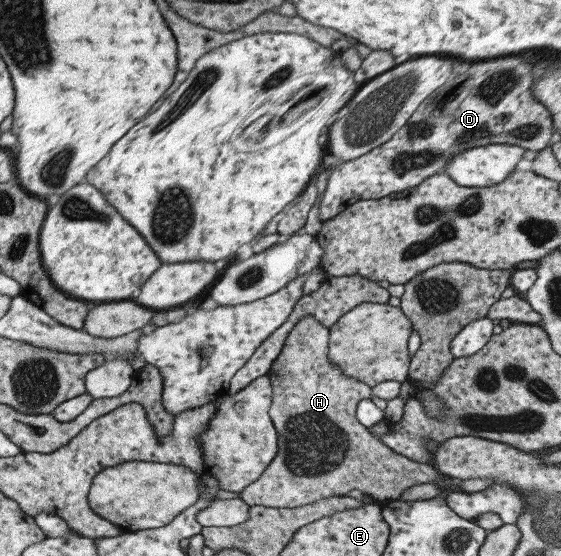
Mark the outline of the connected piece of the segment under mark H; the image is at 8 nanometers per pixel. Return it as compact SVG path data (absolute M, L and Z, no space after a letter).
M312 315L302 317L288 333L282 352L267 374L273 390L269 416L278 434L278 454L266 467L262 477L248 485L238 496L249 507L296 508L318 502L322 498L347 496L348 492L356 489L381 503L398 499L406 488L422 483L437 483L450 490L462 491L458 480L449 479L429 464L412 462L405 456L396 454L358 422L358 403L371 399L371 387L355 378L344 376L337 364L329 362L328 348L329 329Z

